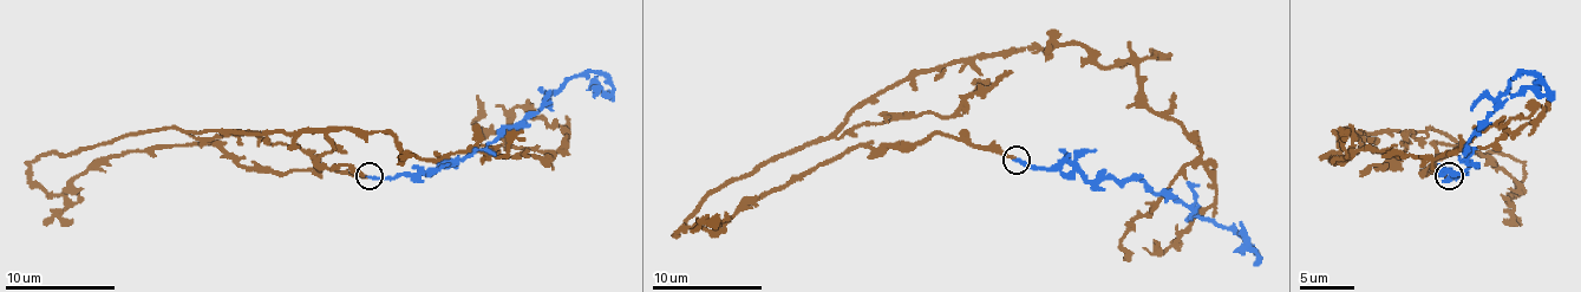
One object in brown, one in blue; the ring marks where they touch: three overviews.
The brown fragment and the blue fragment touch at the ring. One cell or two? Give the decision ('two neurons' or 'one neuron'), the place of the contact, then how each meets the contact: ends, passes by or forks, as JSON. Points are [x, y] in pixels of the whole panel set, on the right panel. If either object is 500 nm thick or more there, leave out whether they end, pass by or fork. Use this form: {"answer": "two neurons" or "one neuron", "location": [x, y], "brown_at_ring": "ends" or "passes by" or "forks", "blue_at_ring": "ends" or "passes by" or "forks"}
{"answer": "one neuron", "location": [1449, 176], "brown_at_ring": "ends", "blue_at_ring": "ends"}

